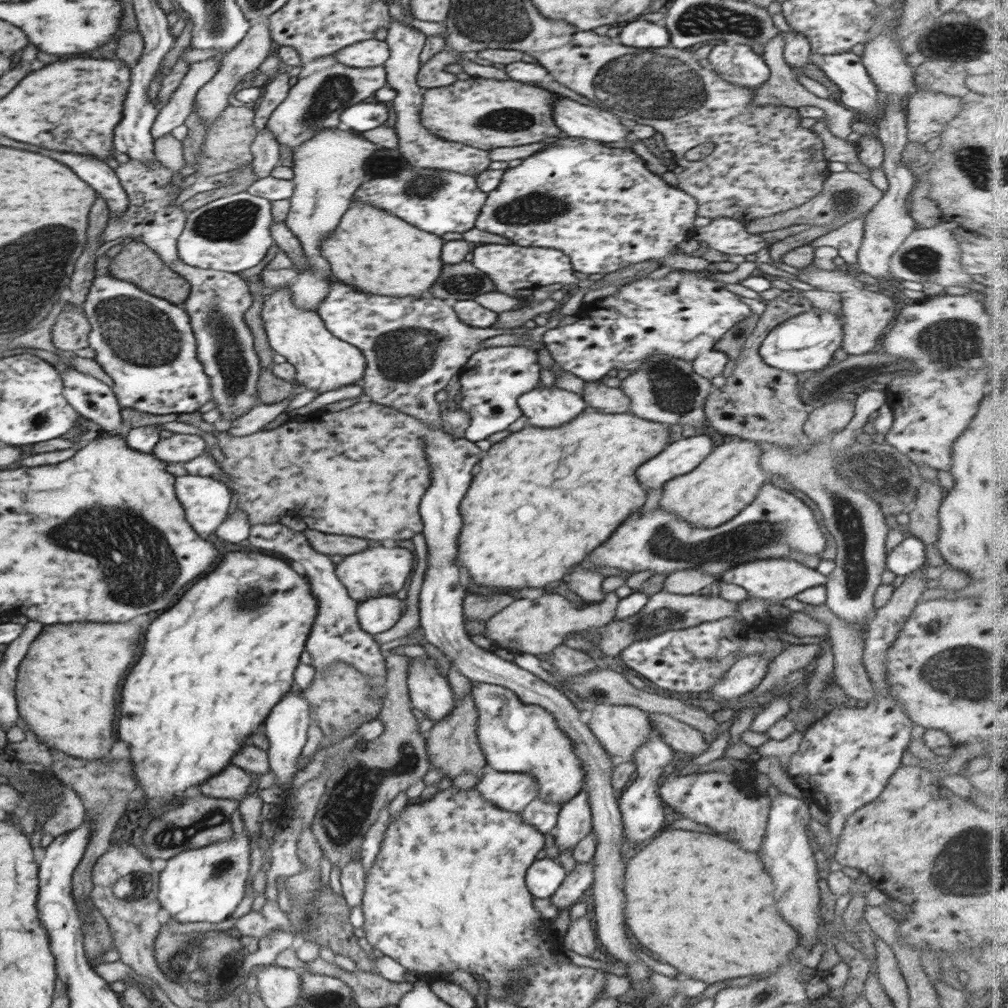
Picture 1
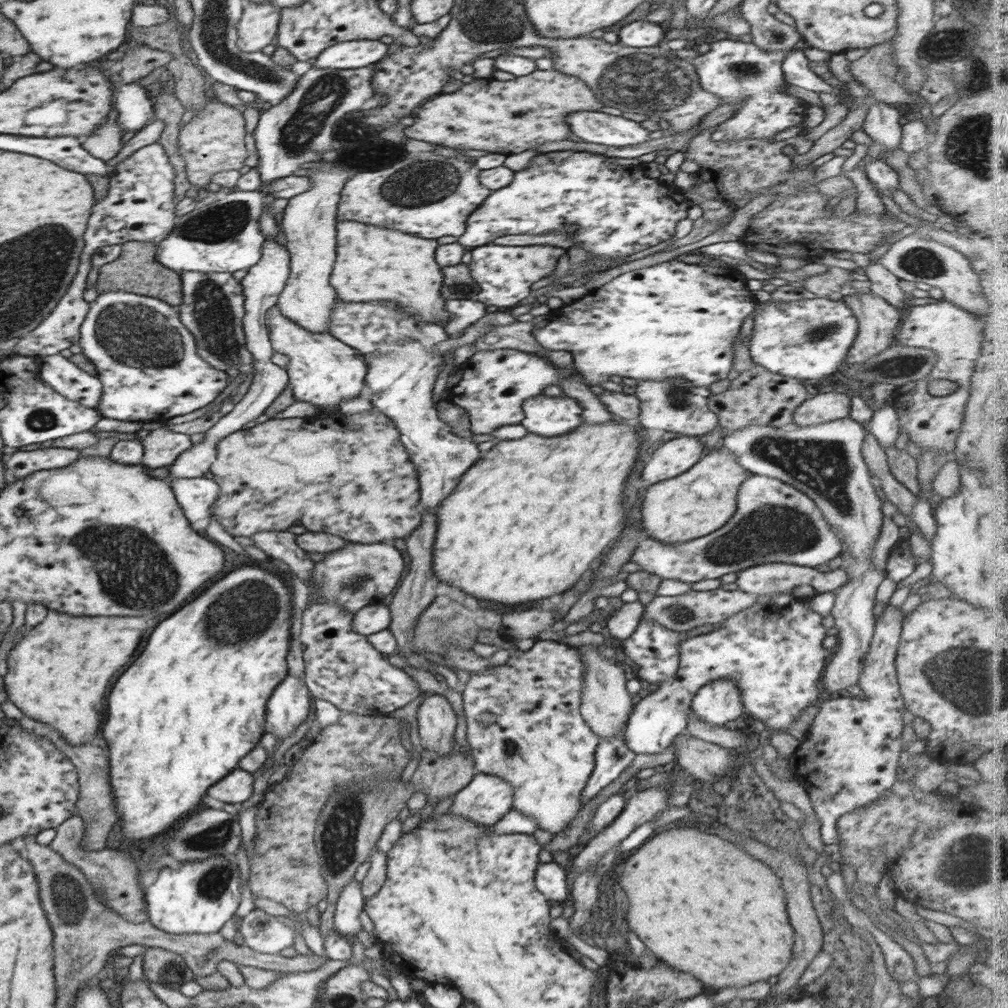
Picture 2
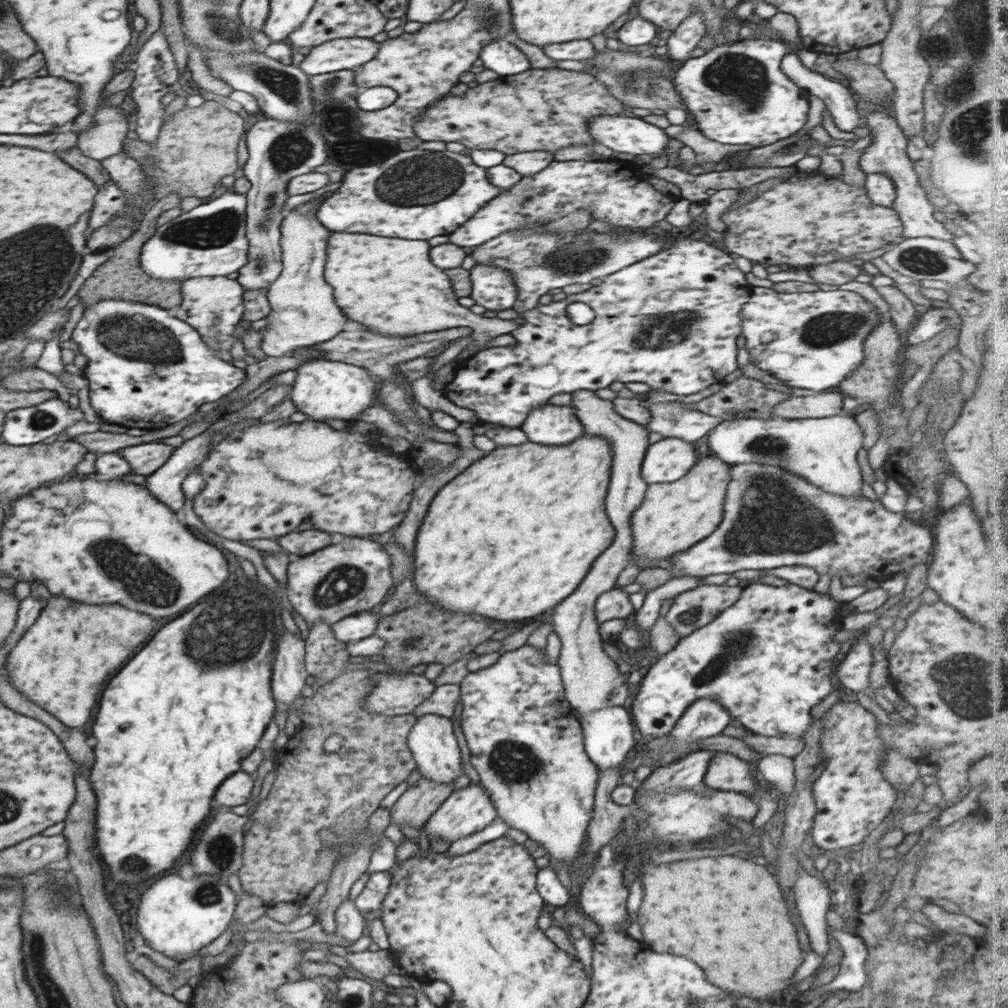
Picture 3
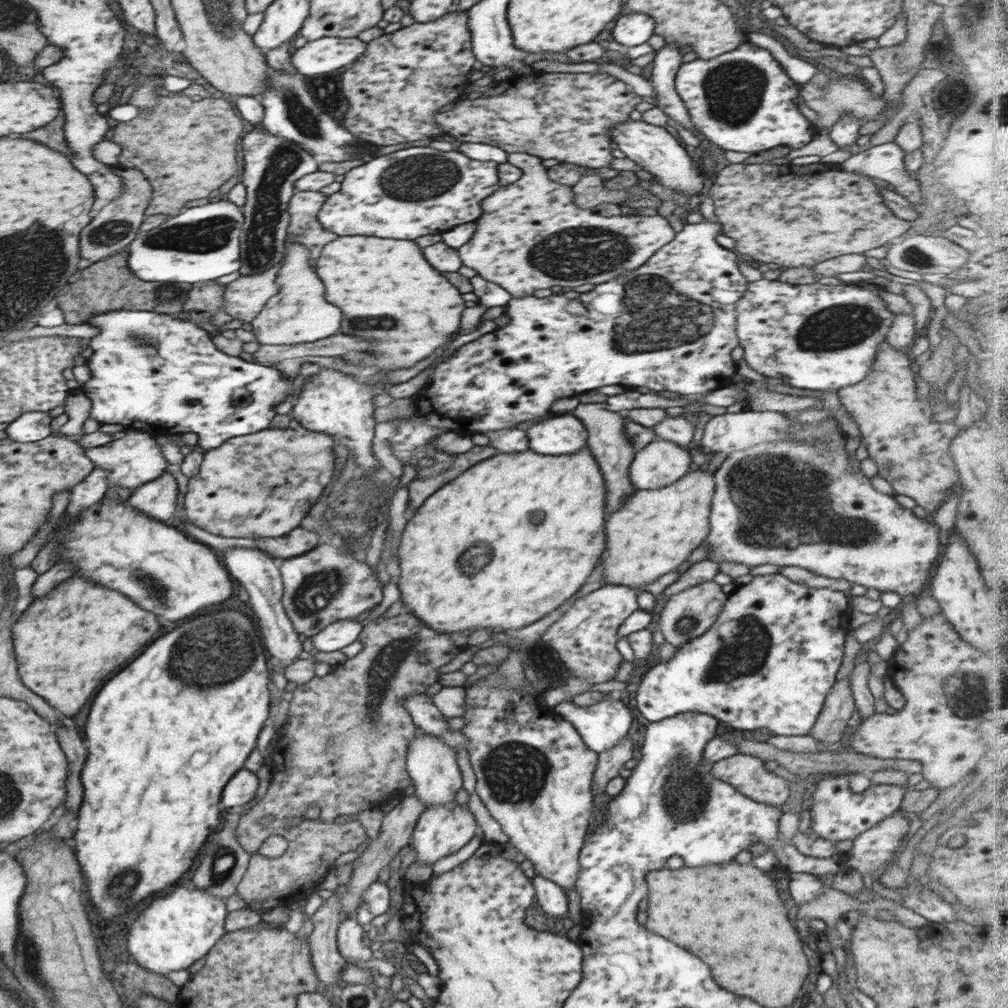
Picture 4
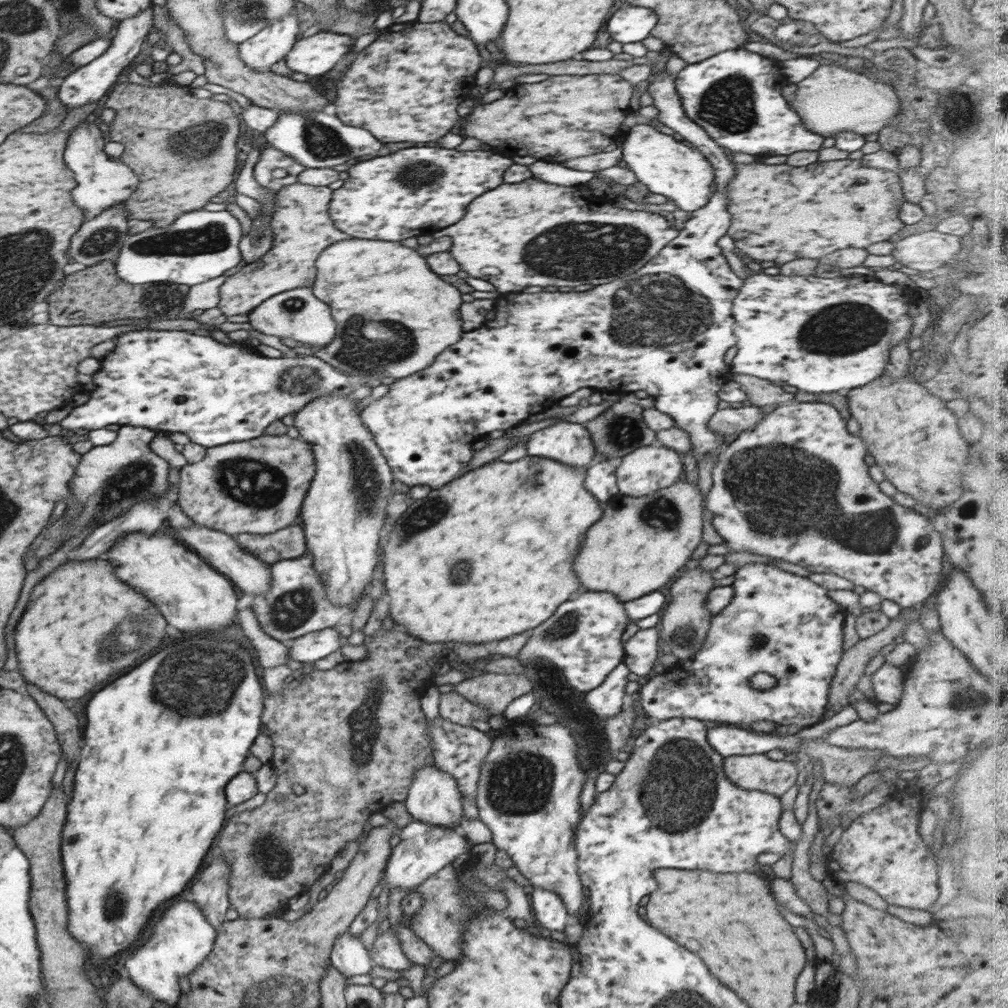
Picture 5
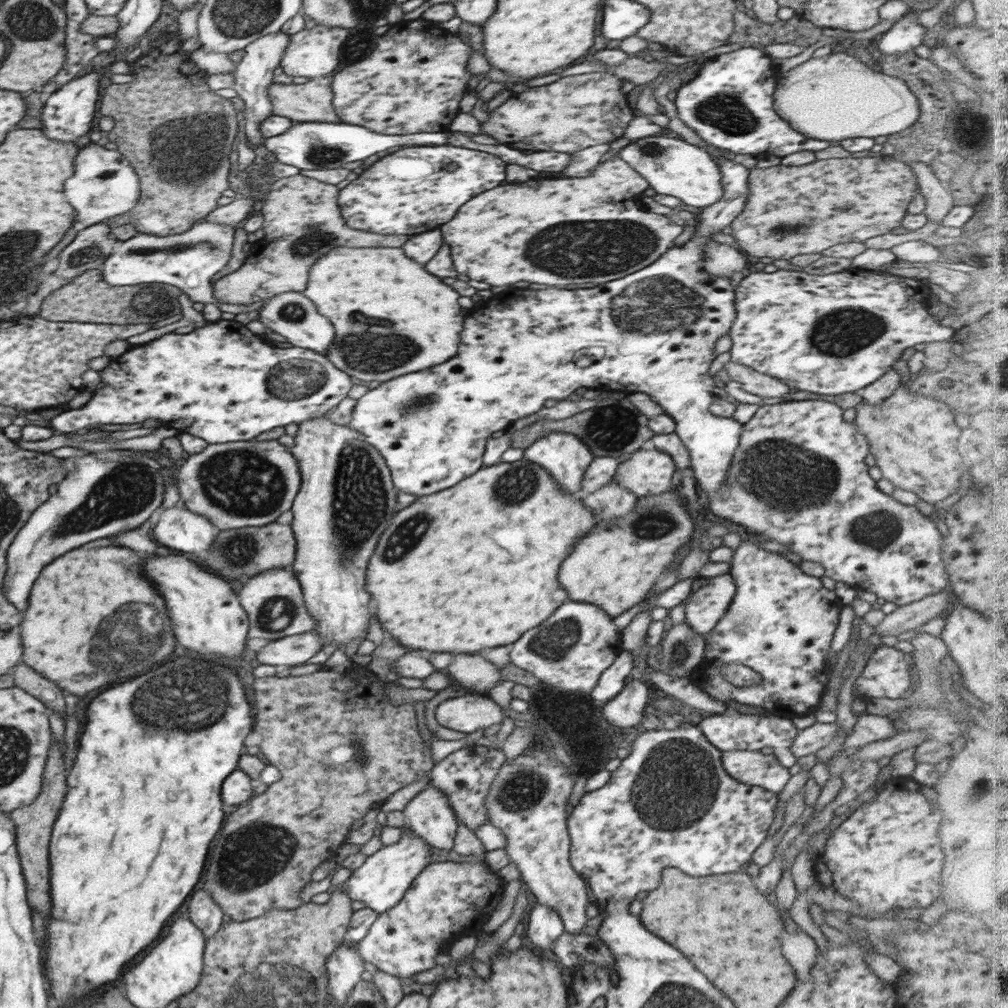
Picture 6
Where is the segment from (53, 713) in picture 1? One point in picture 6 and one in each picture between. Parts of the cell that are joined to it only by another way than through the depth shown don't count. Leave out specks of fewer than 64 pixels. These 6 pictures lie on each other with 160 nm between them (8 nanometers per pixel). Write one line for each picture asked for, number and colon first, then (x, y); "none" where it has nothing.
2: (58, 673)
3: (61, 663)
4: (66, 645)
5: (118, 628)
6: (121, 628)

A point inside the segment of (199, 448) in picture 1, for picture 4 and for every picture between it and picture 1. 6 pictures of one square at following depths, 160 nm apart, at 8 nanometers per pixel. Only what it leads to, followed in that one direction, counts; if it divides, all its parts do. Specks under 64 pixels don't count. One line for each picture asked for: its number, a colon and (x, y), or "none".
2: (162, 446)
3: (145, 458)
4: (136, 458)

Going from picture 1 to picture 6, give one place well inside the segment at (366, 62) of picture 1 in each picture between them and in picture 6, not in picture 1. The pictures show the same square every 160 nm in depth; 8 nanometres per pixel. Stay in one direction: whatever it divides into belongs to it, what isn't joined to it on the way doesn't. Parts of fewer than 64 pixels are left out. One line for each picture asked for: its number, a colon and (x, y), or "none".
2: (355, 54)
3: (346, 53)
4: (322, 56)
5: (315, 55)
6: (315, 52)

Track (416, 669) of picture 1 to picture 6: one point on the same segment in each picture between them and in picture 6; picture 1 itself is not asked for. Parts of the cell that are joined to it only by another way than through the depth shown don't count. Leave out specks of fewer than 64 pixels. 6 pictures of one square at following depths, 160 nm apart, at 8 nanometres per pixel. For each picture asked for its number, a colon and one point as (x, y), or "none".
2: (437, 722)
3: (432, 741)
4: (433, 768)
5: (434, 797)
6: (429, 814)

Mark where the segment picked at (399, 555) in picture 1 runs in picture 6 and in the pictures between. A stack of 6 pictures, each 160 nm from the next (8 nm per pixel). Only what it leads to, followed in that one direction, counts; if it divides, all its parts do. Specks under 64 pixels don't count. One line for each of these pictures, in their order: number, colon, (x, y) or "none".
2: (359, 574)
3: (355, 575)
4: (329, 583)
5: (296, 604)
6: (274, 602)

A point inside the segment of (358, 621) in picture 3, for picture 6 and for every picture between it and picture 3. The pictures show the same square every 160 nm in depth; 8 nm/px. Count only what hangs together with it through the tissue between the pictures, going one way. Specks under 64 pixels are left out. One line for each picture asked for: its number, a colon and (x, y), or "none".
4: (335, 636)
5: (309, 648)
6: (289, 651)

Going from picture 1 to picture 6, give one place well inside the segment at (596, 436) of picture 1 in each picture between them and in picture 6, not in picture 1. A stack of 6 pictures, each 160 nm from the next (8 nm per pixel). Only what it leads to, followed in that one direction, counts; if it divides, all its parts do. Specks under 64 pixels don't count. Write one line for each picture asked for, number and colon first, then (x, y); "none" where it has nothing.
2: (523, 524)
3: (514, 534)
4: (473, 555)
5: (462, 565)
6: (487, 570)

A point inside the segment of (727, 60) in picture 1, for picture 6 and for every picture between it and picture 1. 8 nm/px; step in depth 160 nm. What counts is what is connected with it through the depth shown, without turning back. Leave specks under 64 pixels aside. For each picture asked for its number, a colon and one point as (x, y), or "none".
2: (733, 69)
3: (738, 93)
4: (743, 100)
5: (736, 96)
6: (729, 101)

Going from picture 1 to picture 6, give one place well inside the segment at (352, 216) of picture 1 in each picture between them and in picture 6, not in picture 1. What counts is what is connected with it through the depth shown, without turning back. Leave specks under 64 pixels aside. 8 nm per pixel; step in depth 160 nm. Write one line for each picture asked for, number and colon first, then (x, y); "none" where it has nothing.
2: (372, 263)
3: (390, 285)
4: (388, 293)
5: (386, 291)
6: (388, 317)

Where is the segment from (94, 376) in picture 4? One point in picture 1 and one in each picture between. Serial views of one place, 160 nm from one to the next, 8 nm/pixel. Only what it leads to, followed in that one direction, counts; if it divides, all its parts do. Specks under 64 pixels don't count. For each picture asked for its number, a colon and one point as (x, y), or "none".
1: (146, 345)
2: (147, 361)
3: (147, 369)

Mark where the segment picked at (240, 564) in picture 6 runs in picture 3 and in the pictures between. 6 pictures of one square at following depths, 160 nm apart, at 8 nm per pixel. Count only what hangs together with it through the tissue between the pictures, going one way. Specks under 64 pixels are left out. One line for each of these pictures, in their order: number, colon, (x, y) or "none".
3: (298, 543)
4: (298, 541)
5: (289, 543)

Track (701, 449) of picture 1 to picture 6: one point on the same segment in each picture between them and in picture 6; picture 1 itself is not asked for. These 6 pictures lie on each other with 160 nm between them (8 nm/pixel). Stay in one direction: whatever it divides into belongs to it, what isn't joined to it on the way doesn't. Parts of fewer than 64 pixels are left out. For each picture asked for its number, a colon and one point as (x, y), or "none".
2: (678, 454)
3: (669, 459)
4: (661, 463)
5: (648, 469)
6: (648, 471)

